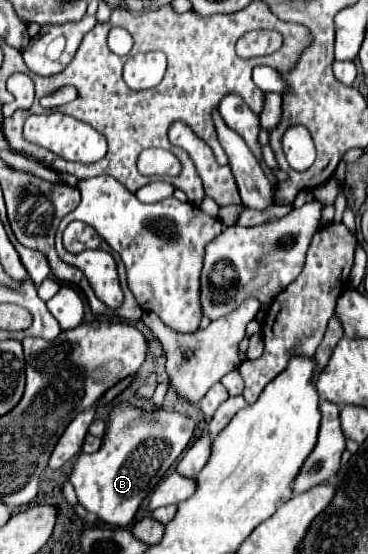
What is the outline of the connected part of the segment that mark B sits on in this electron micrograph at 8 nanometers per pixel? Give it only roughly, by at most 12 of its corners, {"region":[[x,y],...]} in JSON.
{"region":[[115,405],[103,447],[79,455],[79,503],[129,527],[187,447],[175,411]]}

